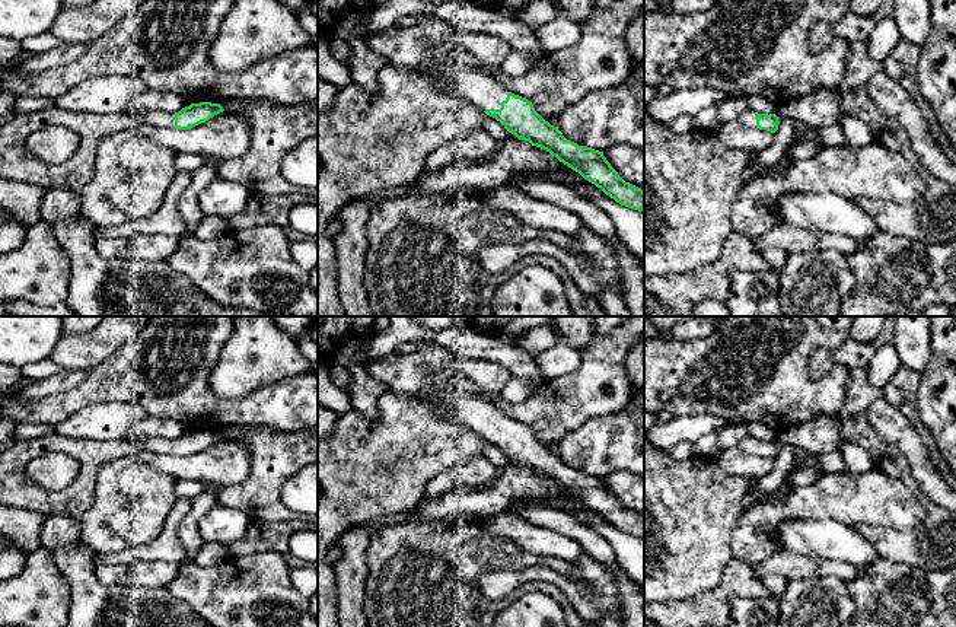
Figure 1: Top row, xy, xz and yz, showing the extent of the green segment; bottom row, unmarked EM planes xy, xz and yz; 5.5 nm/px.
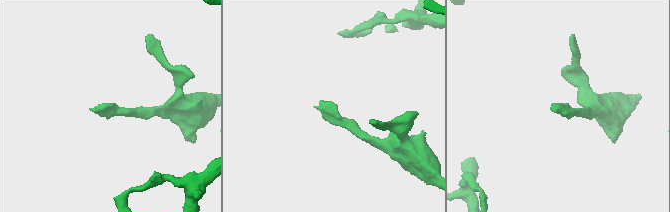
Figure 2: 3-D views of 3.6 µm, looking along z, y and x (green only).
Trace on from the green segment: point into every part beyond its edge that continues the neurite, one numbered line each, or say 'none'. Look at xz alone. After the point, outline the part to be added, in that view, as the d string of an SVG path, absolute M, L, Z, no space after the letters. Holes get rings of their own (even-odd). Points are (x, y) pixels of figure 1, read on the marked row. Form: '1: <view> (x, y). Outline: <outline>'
1: xz (433, 38). Outline: M426 16L412 28L373 34L369 45L386 58L386 64L408 69L423 69L428 61L449 60L453 55L455 64L446 77L446 90L482 111L500 109L501 102L507 98L507 90L494 79L456 58L459 47L456 34L458 29L447 22Z

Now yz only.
1: yz (748, 117). Outline: M749 109L739 115L739 121L742 121L748 127L756 127L756 117Z

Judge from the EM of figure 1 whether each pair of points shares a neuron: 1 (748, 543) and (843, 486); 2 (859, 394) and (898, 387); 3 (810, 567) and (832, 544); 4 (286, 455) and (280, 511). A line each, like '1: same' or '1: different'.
1: same
2: same
3: different
4: same

